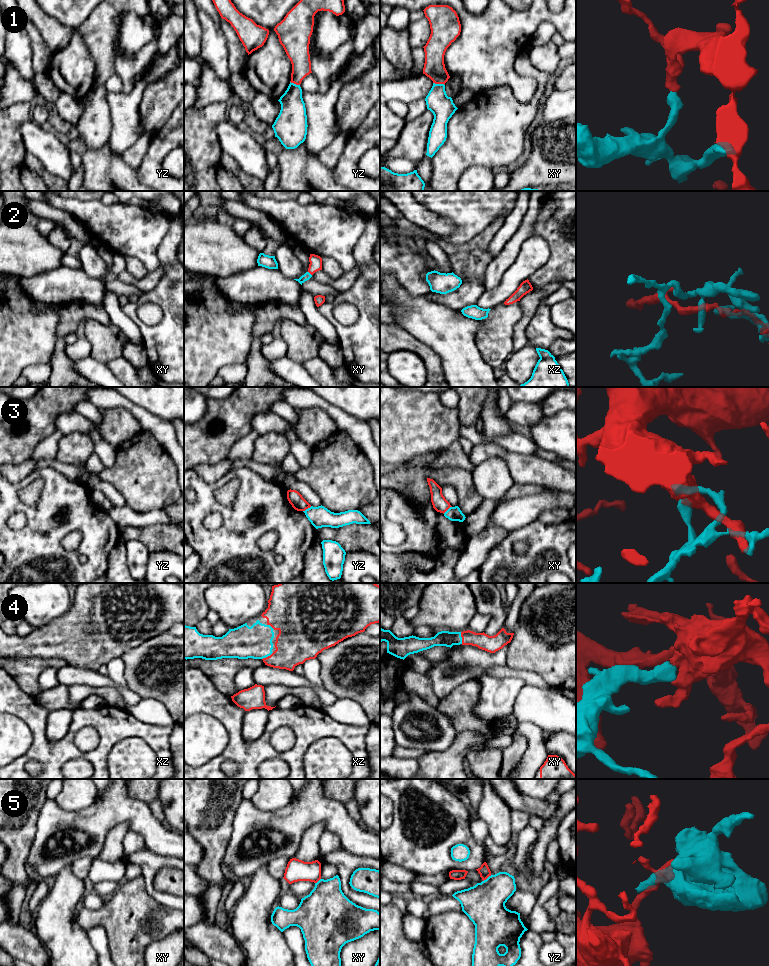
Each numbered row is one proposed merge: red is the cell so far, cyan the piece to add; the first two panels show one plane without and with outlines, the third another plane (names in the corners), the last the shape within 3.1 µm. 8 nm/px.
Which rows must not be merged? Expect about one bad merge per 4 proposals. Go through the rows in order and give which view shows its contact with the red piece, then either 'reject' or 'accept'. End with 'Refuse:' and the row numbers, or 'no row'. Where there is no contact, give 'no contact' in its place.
1: contact in xy; accept
2: contact in xy; accept
3: contact in yz; reject
4: contact in xy; accept
5: contact in yz; reject
Refuse: 3, 5

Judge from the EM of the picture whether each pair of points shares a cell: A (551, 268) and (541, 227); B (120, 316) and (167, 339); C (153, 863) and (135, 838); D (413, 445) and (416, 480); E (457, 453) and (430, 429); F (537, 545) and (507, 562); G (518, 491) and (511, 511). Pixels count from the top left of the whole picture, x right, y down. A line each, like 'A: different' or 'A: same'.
A: same
B: different
C: different
D: different
E: different
F: same
G: different

